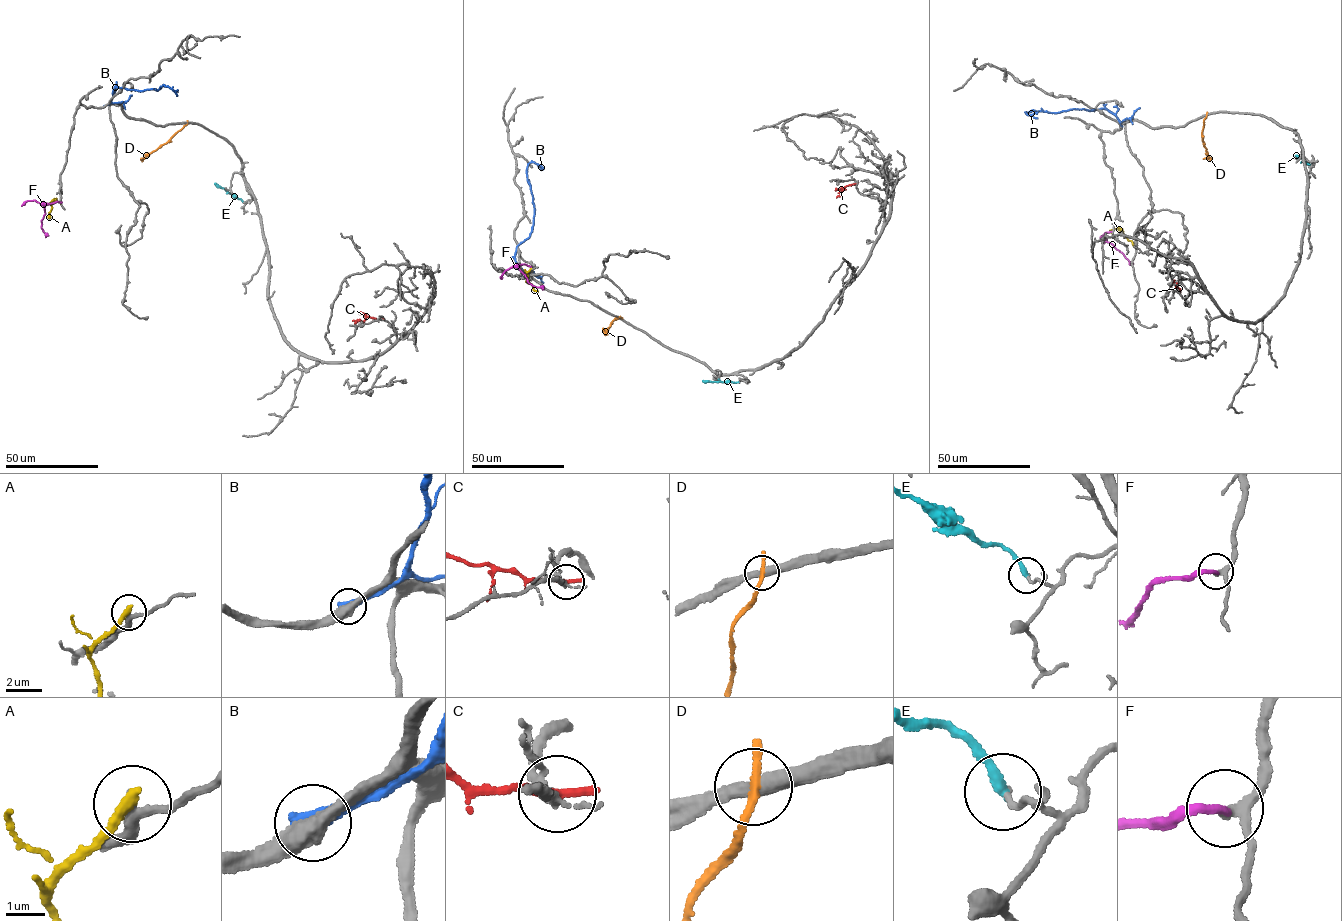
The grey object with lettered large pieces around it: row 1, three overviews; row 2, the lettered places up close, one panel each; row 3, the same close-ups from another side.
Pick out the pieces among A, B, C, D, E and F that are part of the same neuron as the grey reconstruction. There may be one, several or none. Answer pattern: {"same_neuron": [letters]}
{"same_neuron": ["F"]}

